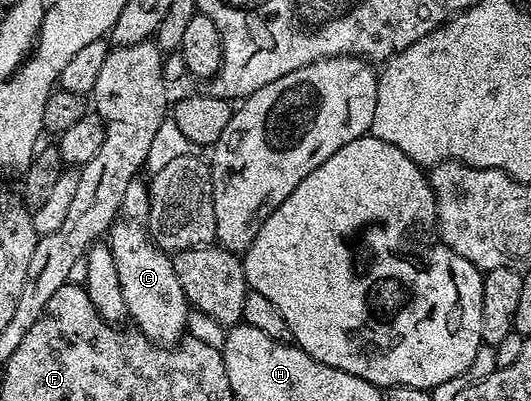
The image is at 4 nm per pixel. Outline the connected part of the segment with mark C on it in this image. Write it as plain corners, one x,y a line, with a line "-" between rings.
137,179
129,183
125,196
121,198
119,213
109,230
109,244
113,251
113,263
117,263
128,318
134,328
151,341
170,347
184,336
189,302
177,279
177,271
173,271
172,254
160,249
147,232
150,202
151,190
146,180

